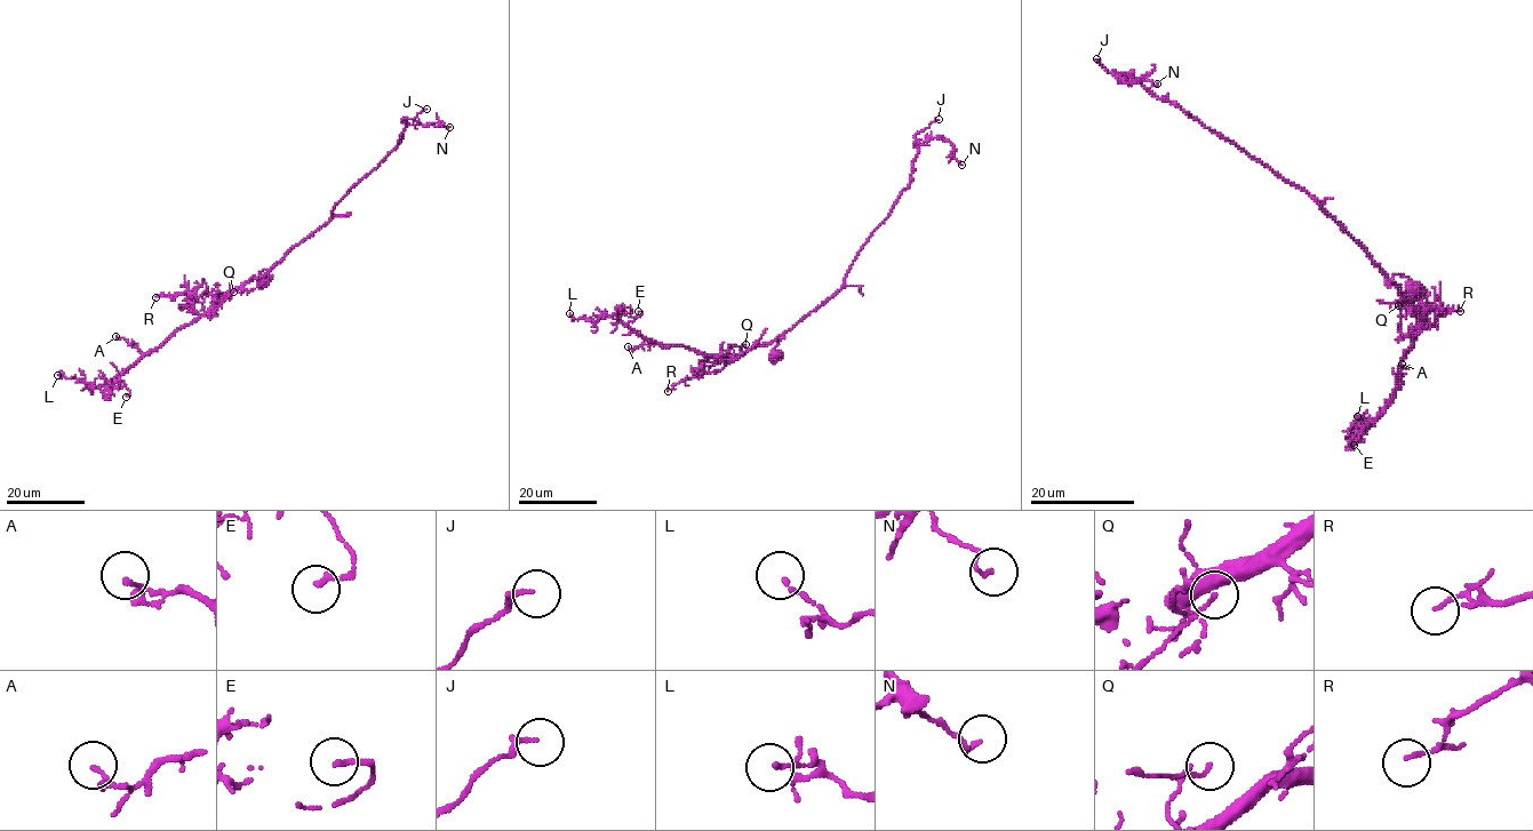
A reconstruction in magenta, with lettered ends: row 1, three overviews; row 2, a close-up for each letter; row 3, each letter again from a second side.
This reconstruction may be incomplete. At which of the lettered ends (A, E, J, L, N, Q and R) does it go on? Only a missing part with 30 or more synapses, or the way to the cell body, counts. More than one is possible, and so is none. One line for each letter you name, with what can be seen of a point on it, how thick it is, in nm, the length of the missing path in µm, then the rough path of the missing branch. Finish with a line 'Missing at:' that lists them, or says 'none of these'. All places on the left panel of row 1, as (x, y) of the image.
Missing at: none of these

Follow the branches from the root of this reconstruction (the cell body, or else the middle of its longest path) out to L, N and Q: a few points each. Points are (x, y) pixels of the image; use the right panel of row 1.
L: (1413, 289), (1402, 274), (1387, 282), (1415, 310), (1420, 329), (1392, 399), (1362, 430), (1367, 423), (1357, 416)
N: (1413, 289), (1402, 274), (1388, 285), (1371, 256), (1303, 190), (1134, 80), (1122, 81), (1157, 84)
Q: (1413, 289), (1402, 274), (1387, 282), (1400, 289), (1419, 316), (1414, 335), (1398, 330), (1398, 305)

